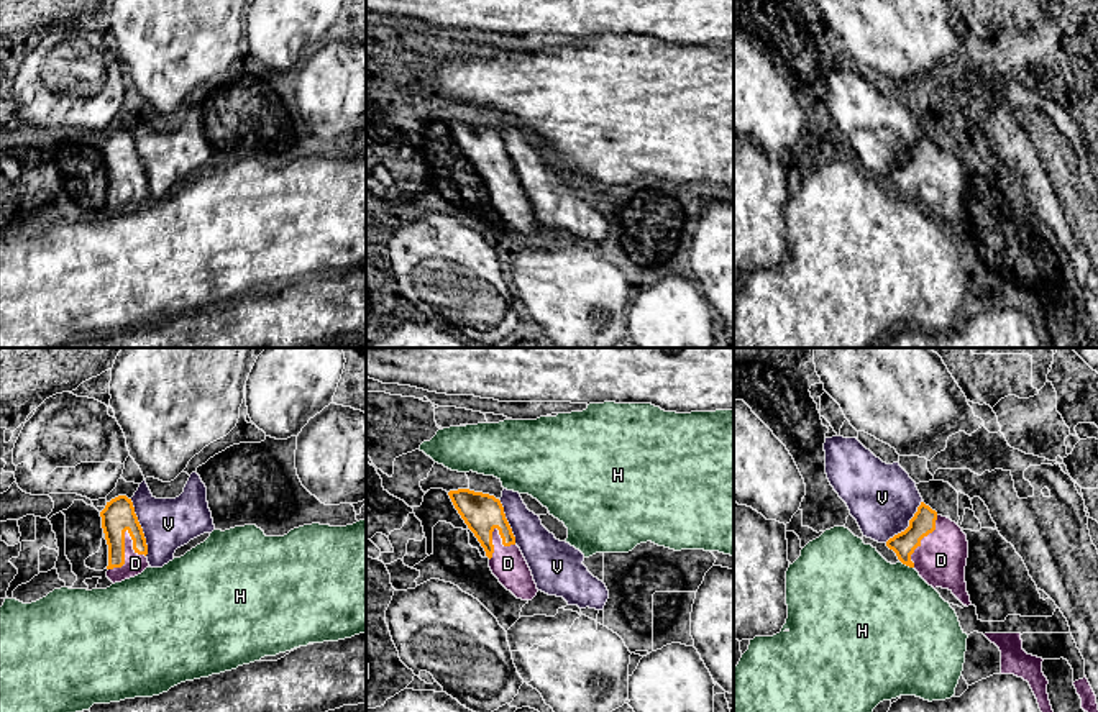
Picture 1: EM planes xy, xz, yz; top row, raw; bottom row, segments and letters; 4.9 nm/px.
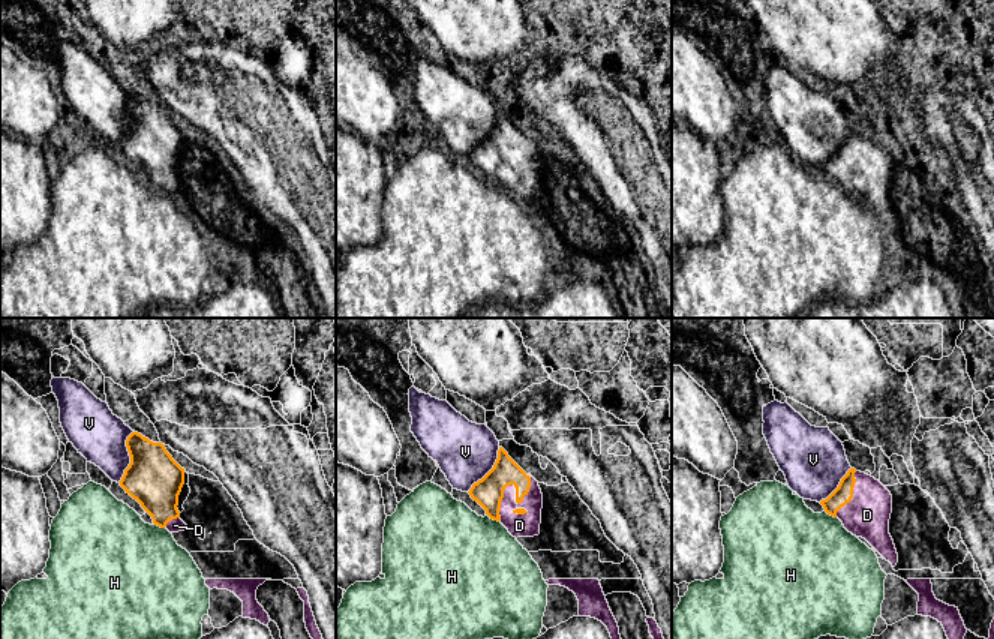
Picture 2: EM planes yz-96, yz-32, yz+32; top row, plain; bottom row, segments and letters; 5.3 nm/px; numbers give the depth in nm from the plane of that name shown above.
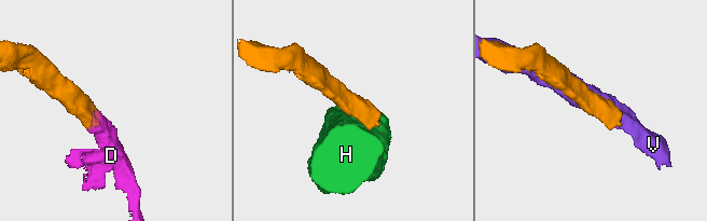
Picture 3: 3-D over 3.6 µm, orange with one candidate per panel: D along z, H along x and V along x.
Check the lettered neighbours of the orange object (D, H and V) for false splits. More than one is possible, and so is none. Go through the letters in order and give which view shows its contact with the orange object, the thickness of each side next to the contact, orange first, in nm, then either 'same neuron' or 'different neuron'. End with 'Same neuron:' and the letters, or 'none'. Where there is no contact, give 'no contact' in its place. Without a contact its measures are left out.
D: contact in xy; calibres 160 and 100 nm; same neuron
H: contact in yz; calibres 120 and 480 nm; different neuron
V: contact in xy; calibres 160 and 260 nm; different neuron
Same neuron: D

